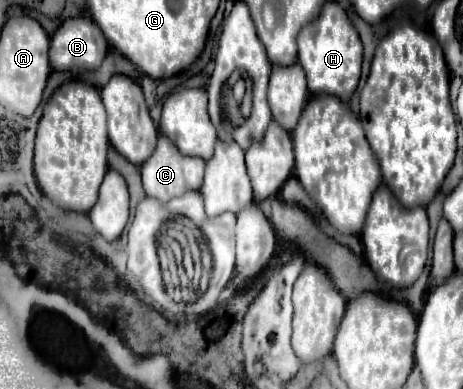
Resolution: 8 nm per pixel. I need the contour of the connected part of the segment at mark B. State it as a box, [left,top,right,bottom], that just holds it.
[50,16,108,70]

